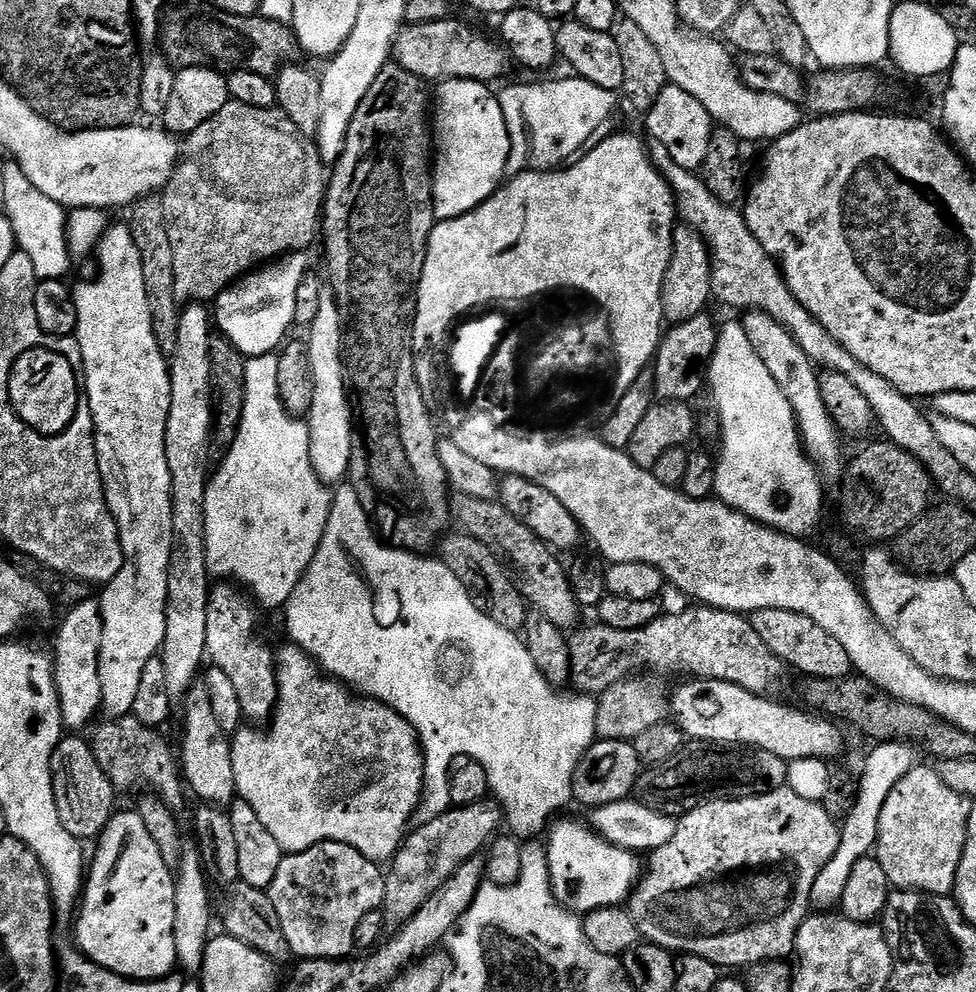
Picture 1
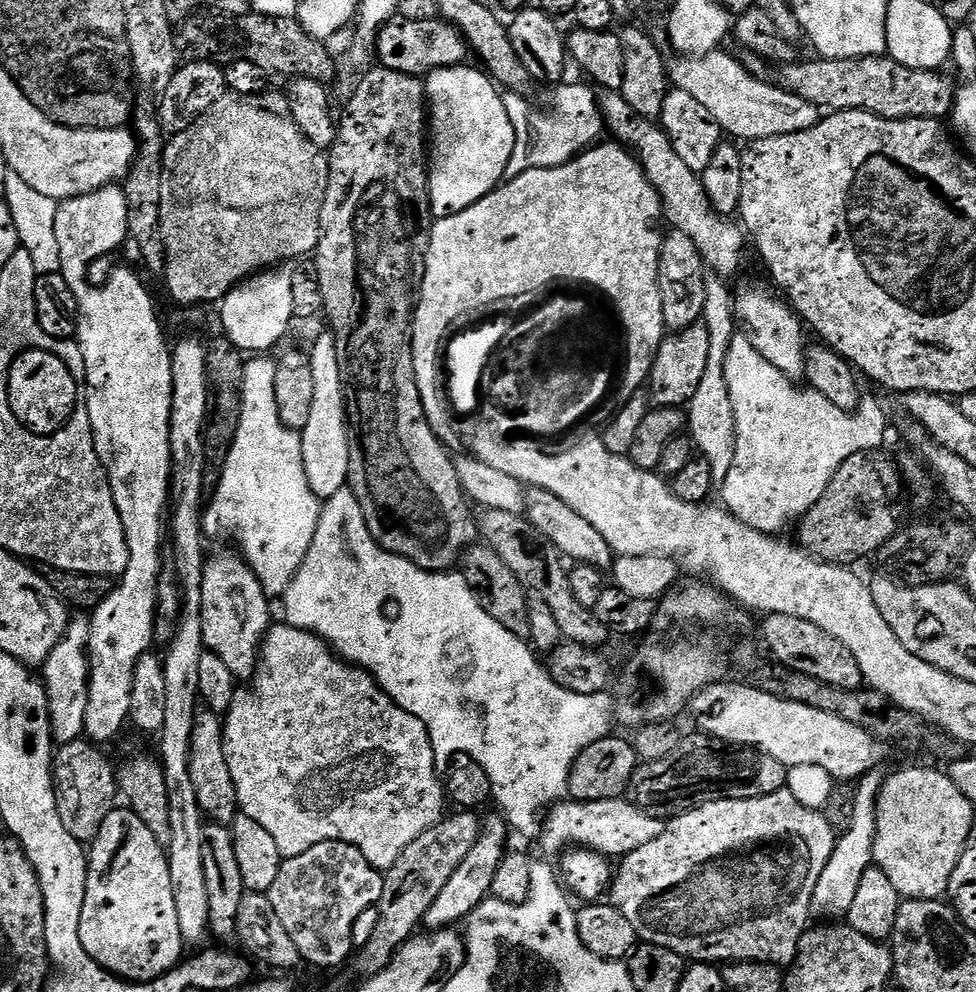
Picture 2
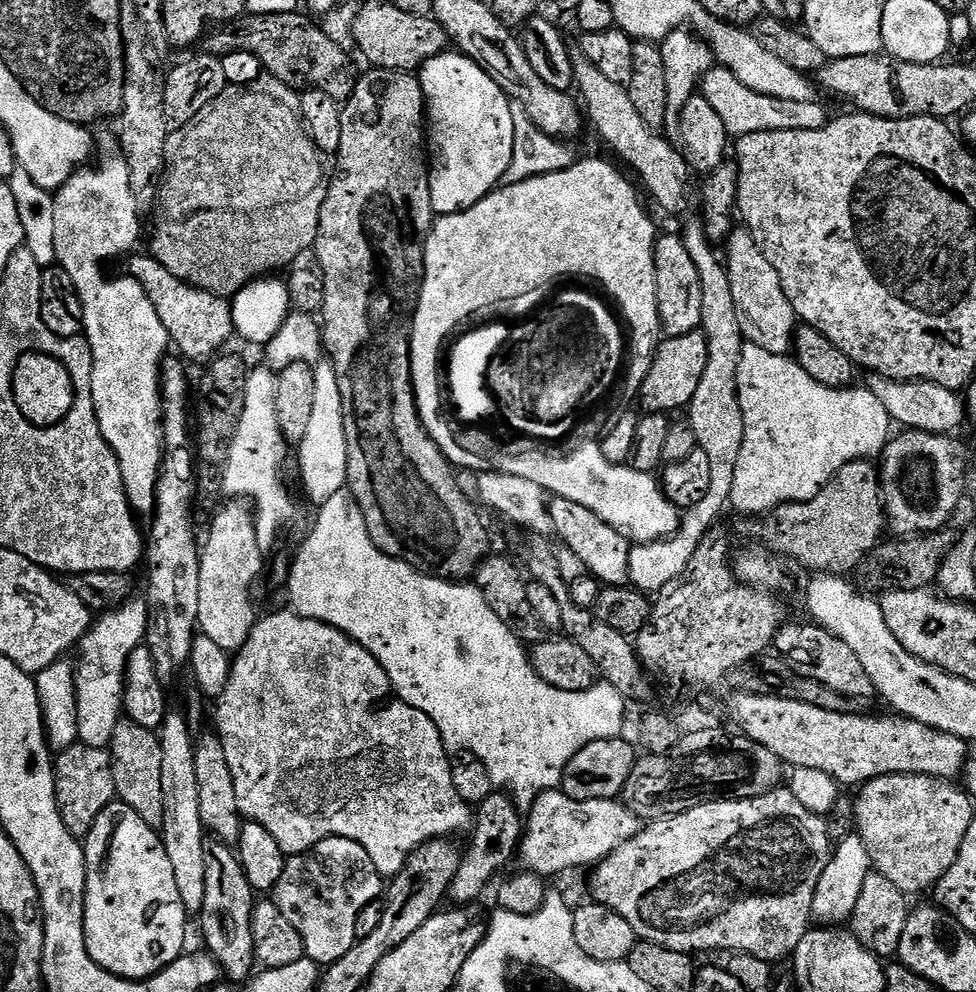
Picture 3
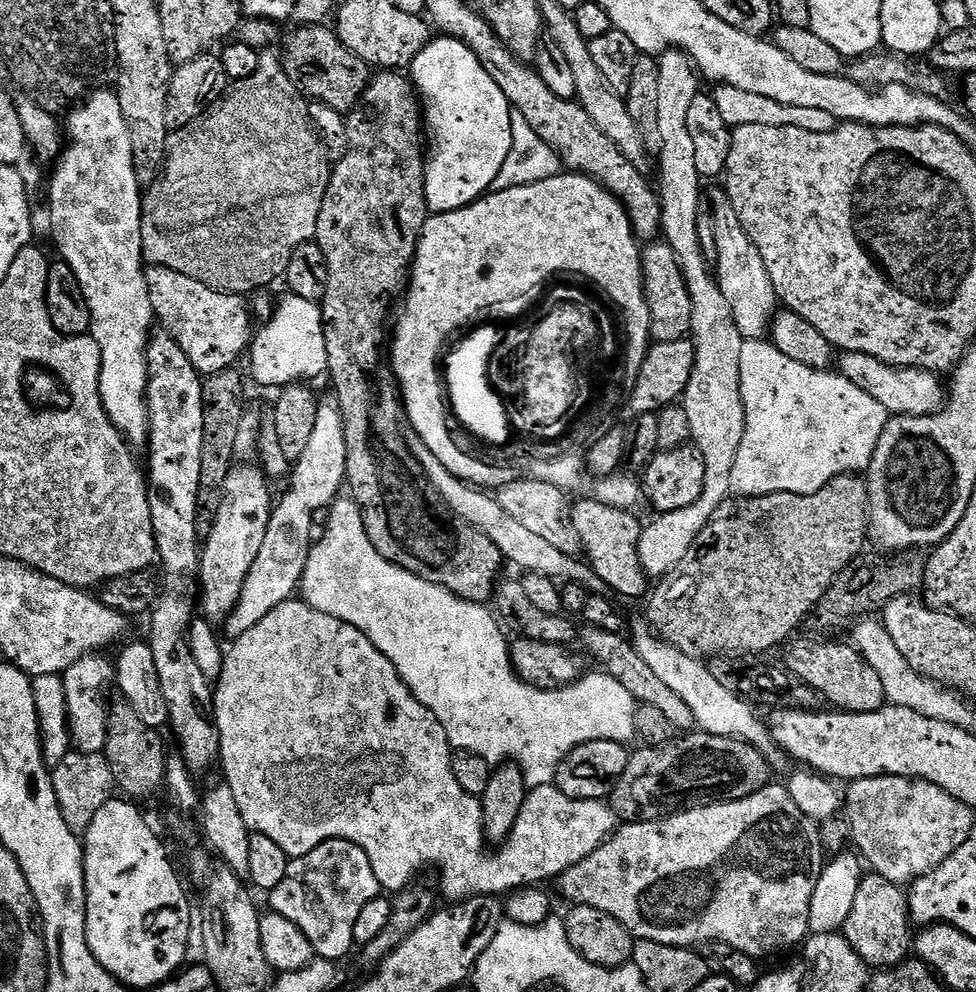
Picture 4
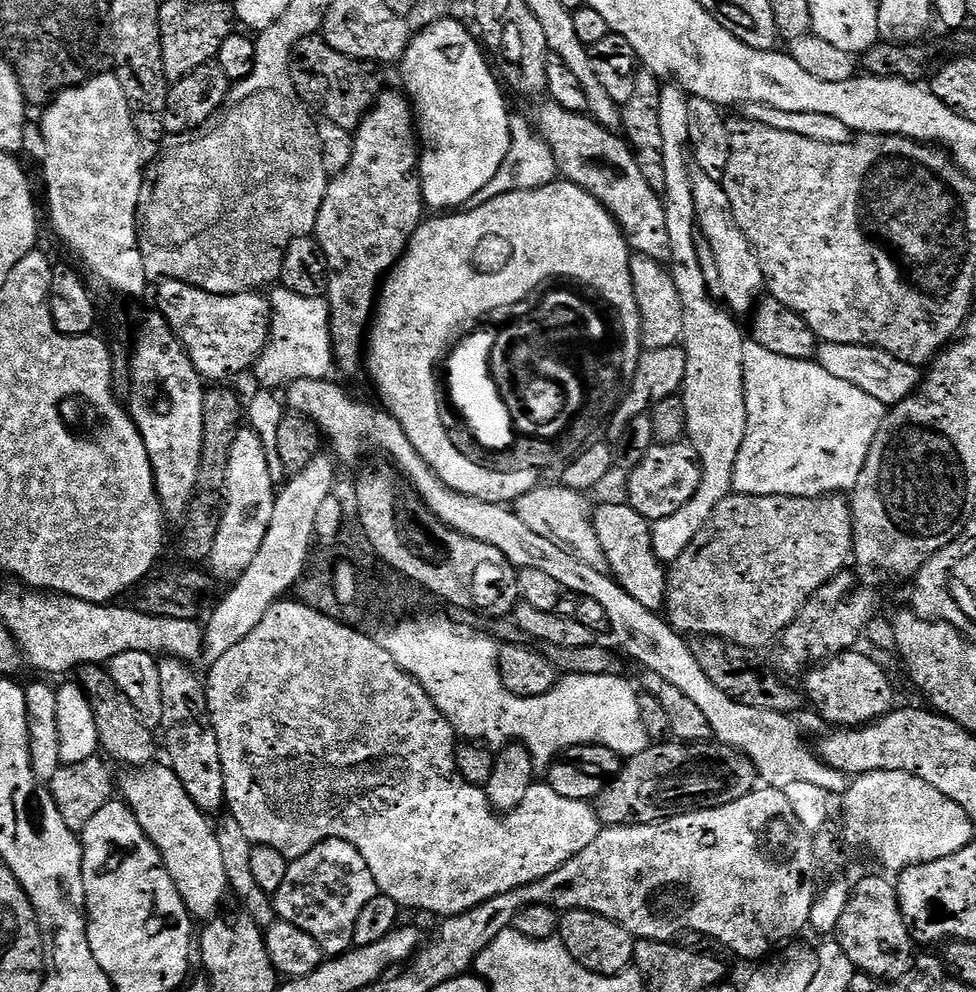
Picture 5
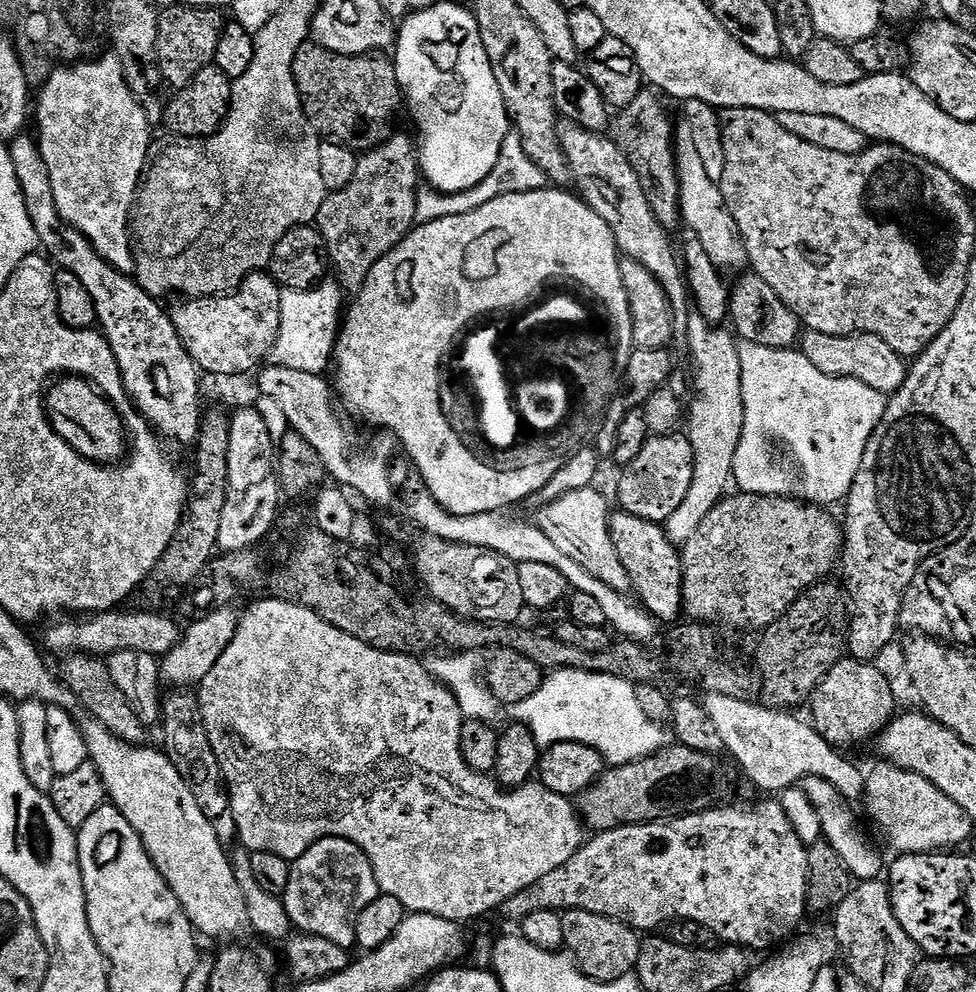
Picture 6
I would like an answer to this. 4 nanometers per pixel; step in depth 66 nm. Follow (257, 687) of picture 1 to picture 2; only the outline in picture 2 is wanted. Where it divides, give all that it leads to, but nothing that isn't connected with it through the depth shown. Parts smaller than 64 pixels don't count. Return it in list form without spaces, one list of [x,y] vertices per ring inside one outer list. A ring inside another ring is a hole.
[[[239,551],[216,552],[207,557],[204,574],[202,576],[202,638],[204,647],[209,652],[218,654],[226,666],[238,678],[251,677],[256,671],[256,665],[260,659],[260,646],[264,643],[264,635],[267,634],[274,617],[268,609],[270,597],[264,592],[262,582],[255,576],[247,561]]]

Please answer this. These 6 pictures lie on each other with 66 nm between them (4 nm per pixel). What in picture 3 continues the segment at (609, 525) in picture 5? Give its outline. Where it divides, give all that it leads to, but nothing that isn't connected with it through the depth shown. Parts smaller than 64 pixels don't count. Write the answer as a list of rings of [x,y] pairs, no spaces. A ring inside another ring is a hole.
[[[551,497],[547,505],[555,535],[558,534],[561,540],[570,548],[577,560],[585,567],[583,569],[600,581],[601,585],[607,587],[625,587],[628,584],[631,541],[628,541],[624,535],[614,530],[608,523],[602,522],[593,511],[580,506],[576,502],[570,502],[569,499]]]

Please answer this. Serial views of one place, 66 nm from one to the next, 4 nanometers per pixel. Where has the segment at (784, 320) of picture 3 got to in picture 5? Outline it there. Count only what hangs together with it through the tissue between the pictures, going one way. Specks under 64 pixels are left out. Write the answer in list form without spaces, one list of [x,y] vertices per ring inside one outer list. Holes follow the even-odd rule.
[[[693,167],[690,174],[690,186],[694,194],[694,210],[698,230],[706,236],[714,250],[714,262],[718,262],[718,274],[722,277],[722,290],[719,295],[729,312],[737,318],[747,317],[755,309],[765,287],[764,271],[758,262],[752,243],[742,234],[738,222],[734,218],[734,210],[730,206],[730,198],[726,198],[726,190],[721,181],[702,174],[702,170]]]

